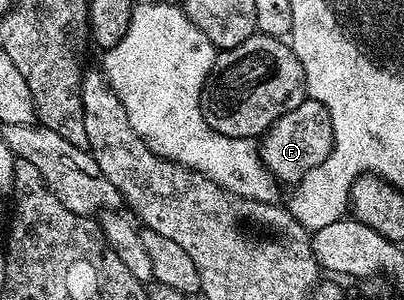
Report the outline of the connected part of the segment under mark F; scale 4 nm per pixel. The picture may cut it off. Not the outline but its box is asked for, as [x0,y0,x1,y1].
[260,99,333,187]

